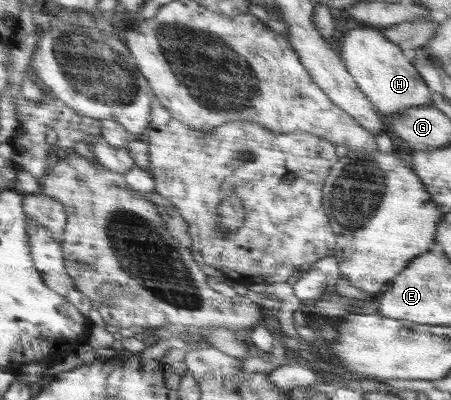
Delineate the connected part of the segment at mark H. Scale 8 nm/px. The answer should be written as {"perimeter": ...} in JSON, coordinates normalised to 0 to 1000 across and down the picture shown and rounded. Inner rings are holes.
{"perimeter":[[[783,70],[763,80],[756,145],[794,220],[847,288],[878,290],[914,265],[960,263],[958,235],[927,173],[896,143],[891,123],[845,85],[843,70]]]}

